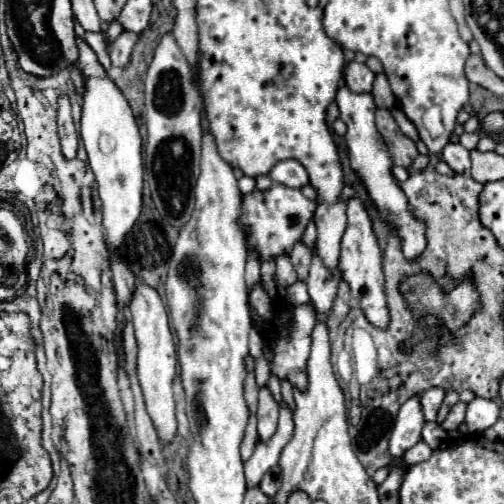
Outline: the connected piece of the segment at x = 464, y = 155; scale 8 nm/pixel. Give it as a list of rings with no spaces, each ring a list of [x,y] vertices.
[[[448,143],[444,149],[442,149],[442,161],[446,161],[456,173],[462,173],[462,171],[468,171],[470,167],[470,155],[468,155],[468,149],[464,149],[460,143]]]

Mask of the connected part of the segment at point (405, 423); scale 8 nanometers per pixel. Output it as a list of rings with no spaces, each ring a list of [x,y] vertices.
[[[412,397],[400,407],[400,413],[392,429],[388,449],[394,459],[402,457],[406,449],[414,447],[420,441],[422,425],[424,425],[424,415],[420,415],[420,401],[418,397]]]

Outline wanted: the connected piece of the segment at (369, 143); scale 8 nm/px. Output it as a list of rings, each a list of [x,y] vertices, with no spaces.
[[[340,87],[338,89],[338,95],[336,95],[336,105],[340,107],[340,119],[346,123],[346,129],[348,129],[346,135],[344,135],[344,139],[346,139],[346,145],[348,145],[352,169],[358,173],[358,177],[366,185],[370,199],[376,203],[376,207],[380,209],[382,217],[386,219],[386,223],[392,223],[398,229],[398,235],[402,239],[402,251],[404,251],[404,255],[408,259],[418,257],[424,251],[424,247],[426,247],[424,223],[420,223],[418,219],[412,217],[412,213],[408,211],[408,199],[400,191],[396,179],[390,173],[392,159],[390,159],[388,147],[386,147],[386,143],[384,143],[384,139],[378,133],[376,123],[374,123],[376,103],[374,103],[372,95],[356,95],[348,87]]]

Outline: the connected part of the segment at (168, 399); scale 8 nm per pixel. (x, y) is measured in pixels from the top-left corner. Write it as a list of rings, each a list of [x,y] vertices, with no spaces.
[[[140,283],[136,285],[134,297],[128,305],[132,325],[136,329],[136,341],[138,341],[138,359],[136,359],[136,373],[138,381],[144,393],[146,401],[146,411],[154,423],[154,429],[158,433],[158,439],[162,445],[172,443],[176,437],[176,403],[174,403],[174,393],[172,393],[172,383],[176,377],[176,347],[174,347],[174,337],[170,333],[168,325],[168,315],[166,309],[160,301],[160,295],[152,291],[152,287]]]

